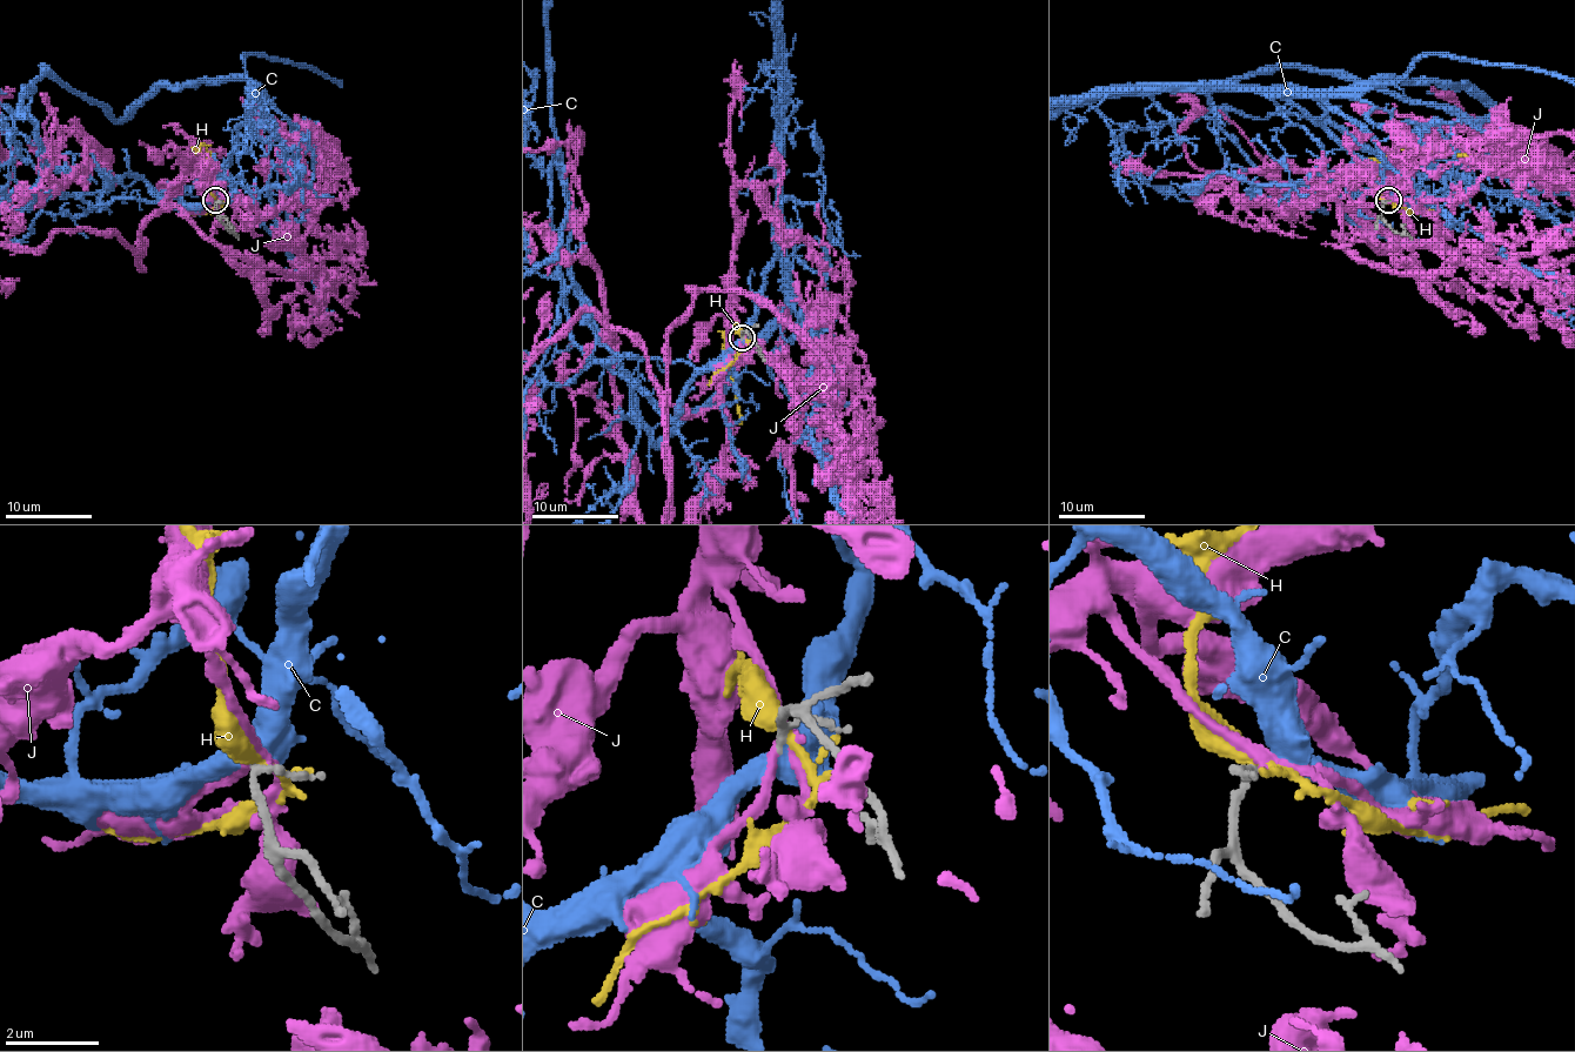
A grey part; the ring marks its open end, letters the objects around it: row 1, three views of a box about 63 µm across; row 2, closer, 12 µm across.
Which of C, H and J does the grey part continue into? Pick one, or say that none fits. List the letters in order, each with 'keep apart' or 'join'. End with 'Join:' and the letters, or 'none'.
C: join
H: keep apart
J: keep apart
Join: C

